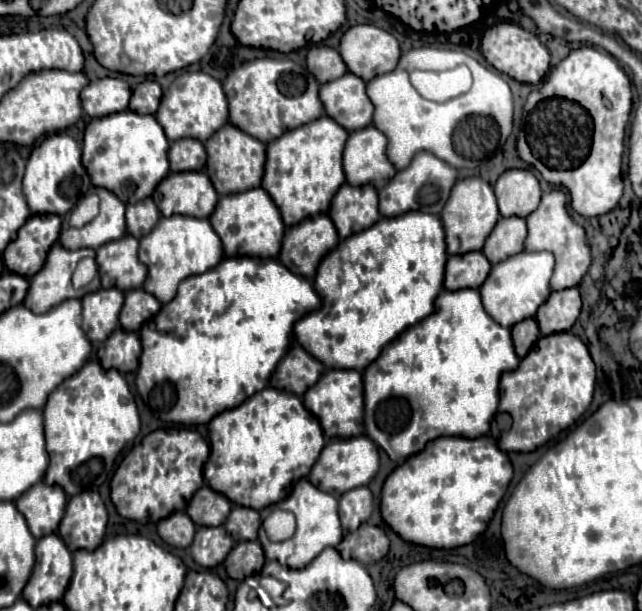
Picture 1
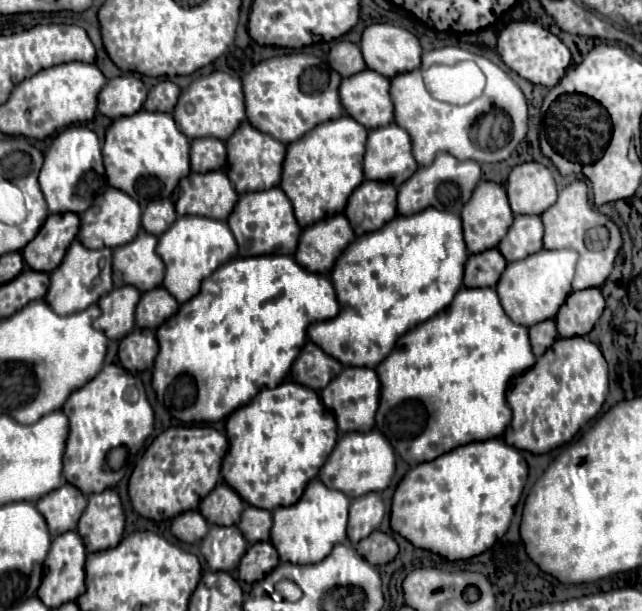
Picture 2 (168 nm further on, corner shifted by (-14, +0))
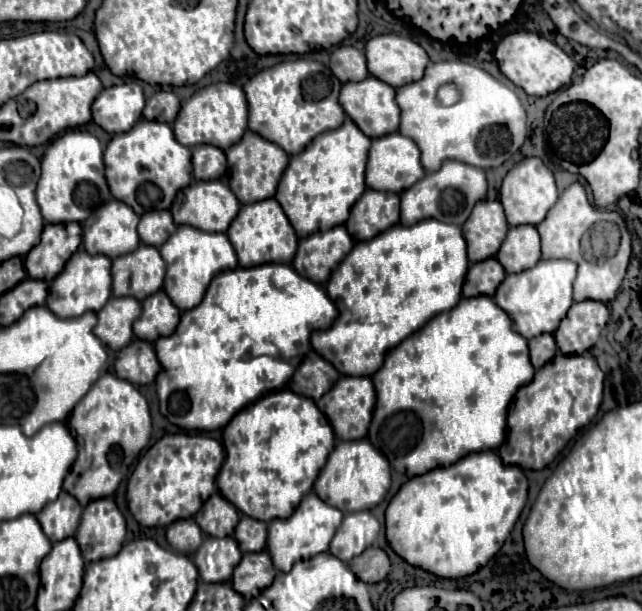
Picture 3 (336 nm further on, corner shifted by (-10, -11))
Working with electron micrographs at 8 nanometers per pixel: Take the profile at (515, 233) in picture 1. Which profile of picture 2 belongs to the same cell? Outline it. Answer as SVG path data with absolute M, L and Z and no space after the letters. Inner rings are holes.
M516 215L506 237L498 245L506 261L524 259L542 249L542 221L538 215Z

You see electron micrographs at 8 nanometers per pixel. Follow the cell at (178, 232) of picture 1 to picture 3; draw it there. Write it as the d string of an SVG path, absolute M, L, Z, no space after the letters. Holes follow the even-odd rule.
M178 226L176 234L160 246L160 254L166 262L166 276L164 276L164 292L168 298L172 298L172 304L178 310L190 310L198 306L206 294L206 288L210 280L222 272L238 268L238 260L234 254L234 248L226 234L222 232L204 232L196 230L192 226Z

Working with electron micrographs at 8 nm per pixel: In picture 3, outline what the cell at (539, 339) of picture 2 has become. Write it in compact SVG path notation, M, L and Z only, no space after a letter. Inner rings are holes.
M540 334L532 340L528 340L530 346L530 358L534 368L542 368L546 362L550 362L556 354L556 342L552 334Z

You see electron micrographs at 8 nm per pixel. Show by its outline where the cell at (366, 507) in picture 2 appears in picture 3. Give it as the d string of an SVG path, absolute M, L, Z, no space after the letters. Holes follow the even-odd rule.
M368 510L346 514L340 528L336 530L336 536L330 542L330 554L336 558L350 562L354 556L362 554L378 536L380 524L374 514Z

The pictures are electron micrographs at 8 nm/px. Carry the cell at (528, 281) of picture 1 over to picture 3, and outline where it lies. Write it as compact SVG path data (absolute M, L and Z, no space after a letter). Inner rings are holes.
M540 260L534 268L518 274L506 274L498 286L494 300L512 318L512 328L526 340L544 332L554 332L568 308L572 306L572 282L576 278L576 264L570 260Z

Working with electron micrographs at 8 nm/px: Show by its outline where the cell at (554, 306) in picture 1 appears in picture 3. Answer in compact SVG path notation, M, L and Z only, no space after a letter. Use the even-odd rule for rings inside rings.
M584 300L574 302L566 314L566 318L560 322L558 330L554 332L556 344L562 354L582 354L590 350L602 328L608 322L608 308L602 302L596 300Z

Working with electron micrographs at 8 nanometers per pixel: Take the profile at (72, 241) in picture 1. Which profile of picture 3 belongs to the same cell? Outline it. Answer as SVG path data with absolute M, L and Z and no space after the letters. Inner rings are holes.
M110 200L88 222L82 222L82 246L88 254L104 254L108 258L118 258L136 250L140 244L136 226L138 216L130 206L120 200Z

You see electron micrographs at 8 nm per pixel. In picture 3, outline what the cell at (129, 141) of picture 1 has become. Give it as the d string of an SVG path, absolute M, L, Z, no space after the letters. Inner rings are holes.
M140 120L132 130L116 134L104 150L104 176L116 200L132 206L138 216L148 210L170 208L176 192L192 182L190 150L176 142L172 126L164 122Z

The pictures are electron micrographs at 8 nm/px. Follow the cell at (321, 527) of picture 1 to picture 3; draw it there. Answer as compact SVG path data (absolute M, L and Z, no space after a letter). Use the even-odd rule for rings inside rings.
M312 492L306 494L290 518L272 520L268 524L268 546L266 546L266 550L272 556L276 570L288 572L294 566L294 562L298 562L300 558L312 558L320 552L326 552L330 546L330 540L334 538L336 528L340 526L340 522L342 522L340 510L322 502Z

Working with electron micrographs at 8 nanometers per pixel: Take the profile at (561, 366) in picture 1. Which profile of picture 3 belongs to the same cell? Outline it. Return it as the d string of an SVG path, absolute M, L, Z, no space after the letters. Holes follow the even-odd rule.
M556 354L548 366L536 370L532 382L522 386L516 394L514 410L508 414L508 438L500 446L504 464L514 464L528 470L542 470L548 466L566 444L588 426L598 414L602 402L604 372L590 354Z

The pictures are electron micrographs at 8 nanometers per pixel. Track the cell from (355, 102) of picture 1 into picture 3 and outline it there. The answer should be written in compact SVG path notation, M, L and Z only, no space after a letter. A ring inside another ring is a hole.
M368 76L362 82L346 82L340 90L340 104L344 106L344 112L350 116L350 120L356 122L364 134L368 134L368 138L380 138L384 134L396 132L400 124L400 108L394 100L394 94L396 90L392 86Z

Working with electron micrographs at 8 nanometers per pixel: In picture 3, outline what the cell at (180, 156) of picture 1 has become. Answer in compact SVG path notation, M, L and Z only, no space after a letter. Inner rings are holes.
M194 146L192 148L192 174L194 180L218 180L226 174L228 164L222 150L216 146Z

